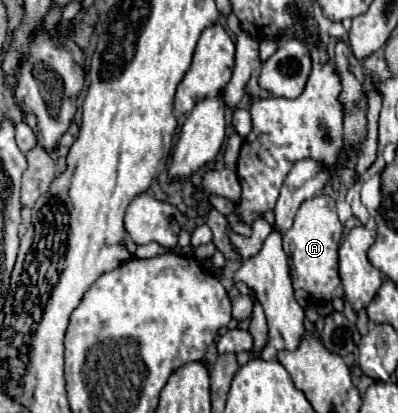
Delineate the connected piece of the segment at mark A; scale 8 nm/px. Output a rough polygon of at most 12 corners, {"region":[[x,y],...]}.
{"region":[[331,196],[305,200],[283,234],[293,286],[331,300],[343,226]]}

